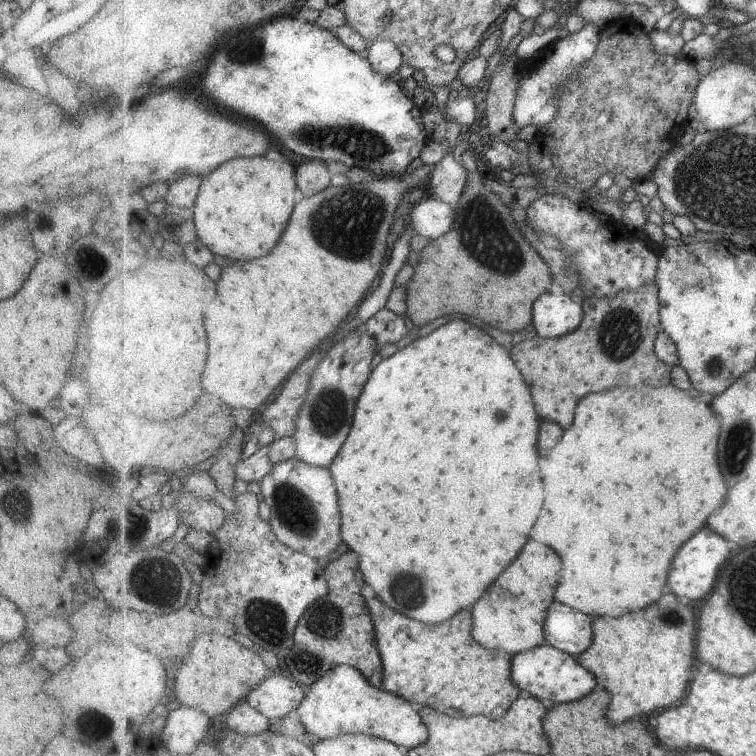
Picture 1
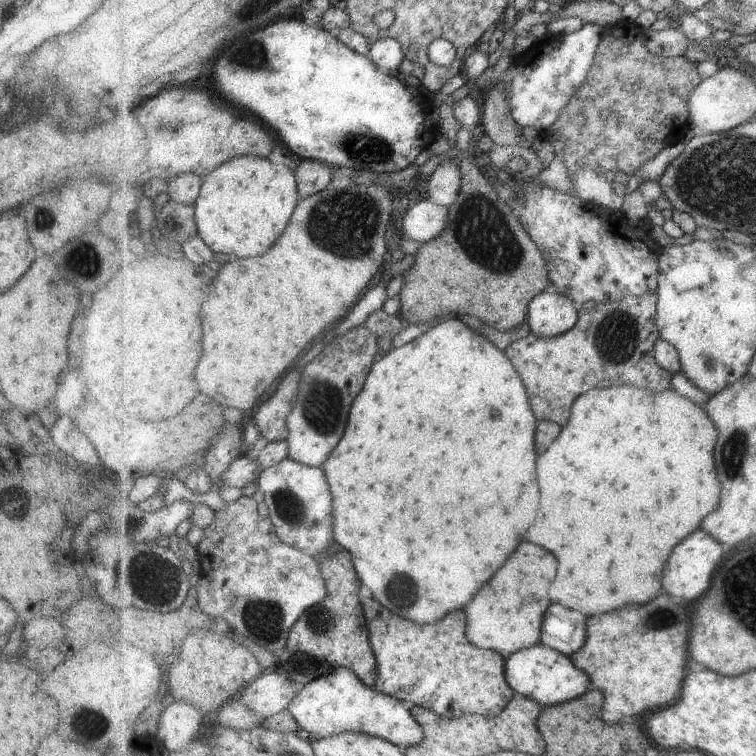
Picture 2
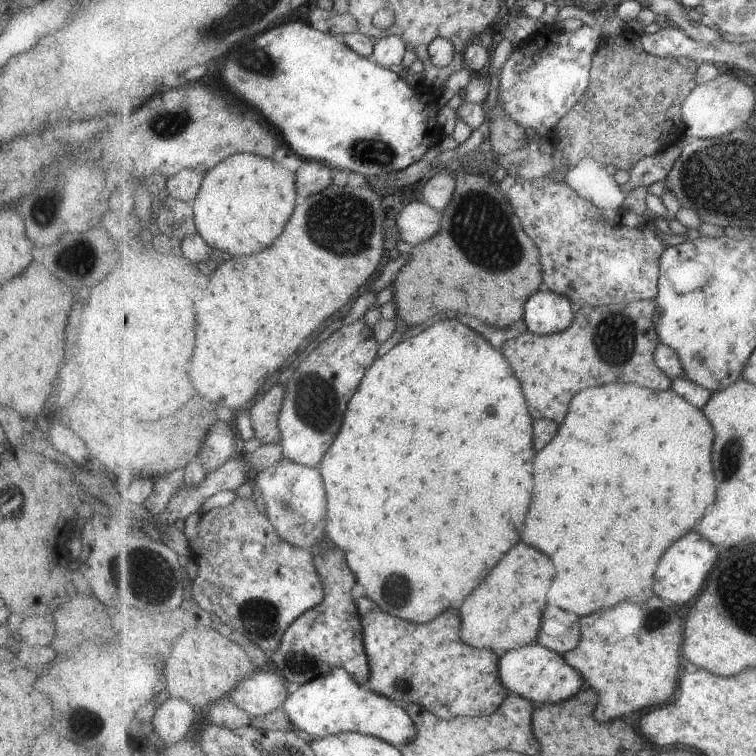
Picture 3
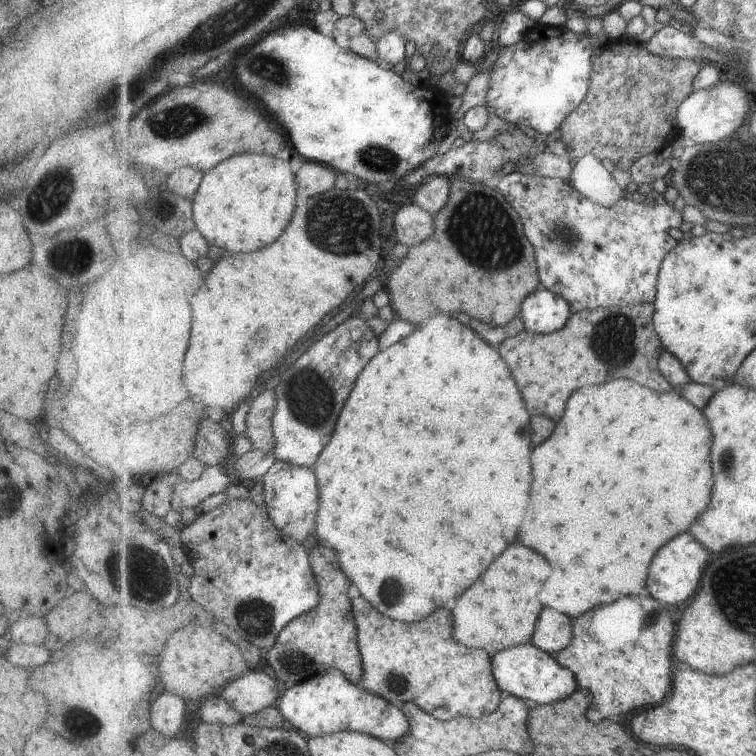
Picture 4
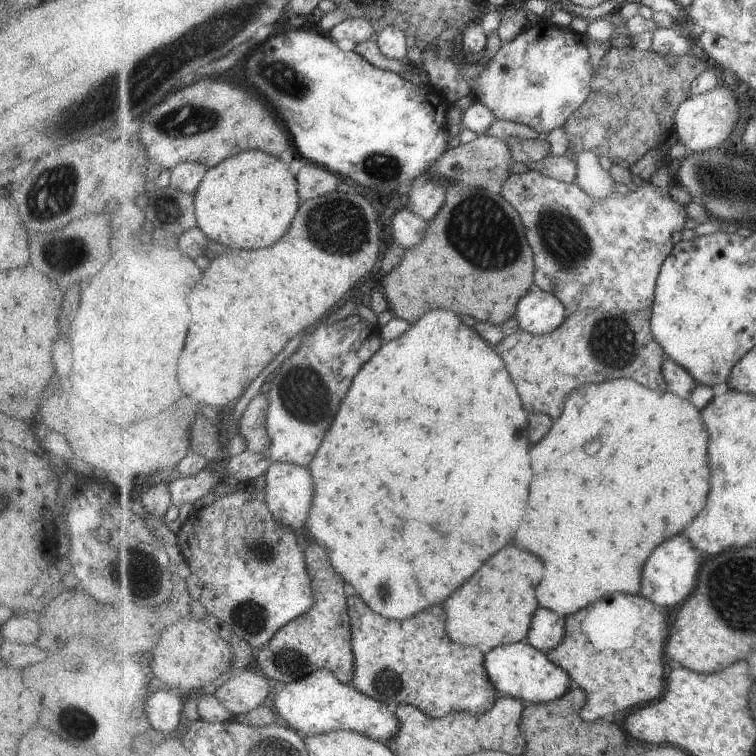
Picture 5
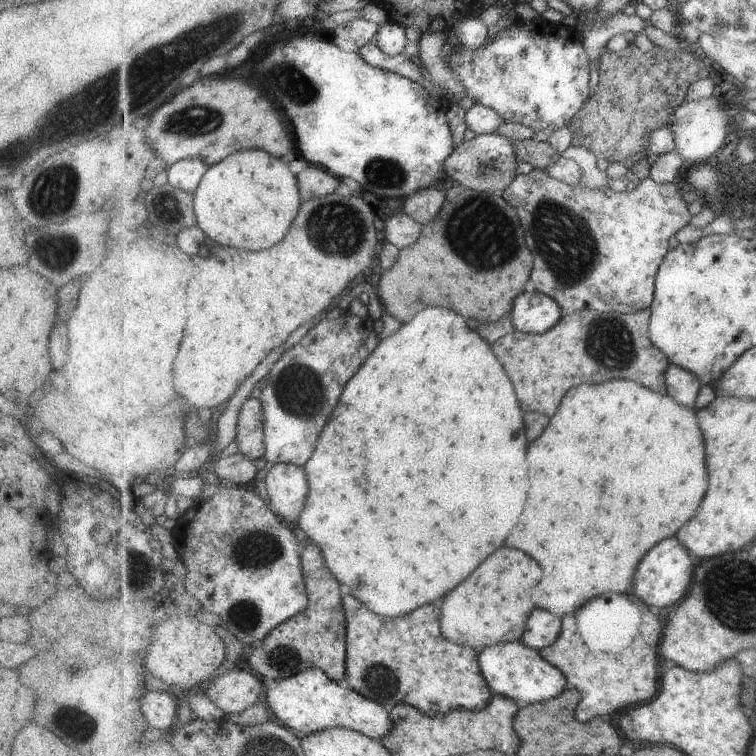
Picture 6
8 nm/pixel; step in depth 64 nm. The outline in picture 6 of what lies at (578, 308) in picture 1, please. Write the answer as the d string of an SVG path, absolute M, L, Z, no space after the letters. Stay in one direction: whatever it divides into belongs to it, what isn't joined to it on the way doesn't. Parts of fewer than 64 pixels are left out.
M532 287L514 300L511 315L517 331L531 334L547 332L564 317L558 300Z

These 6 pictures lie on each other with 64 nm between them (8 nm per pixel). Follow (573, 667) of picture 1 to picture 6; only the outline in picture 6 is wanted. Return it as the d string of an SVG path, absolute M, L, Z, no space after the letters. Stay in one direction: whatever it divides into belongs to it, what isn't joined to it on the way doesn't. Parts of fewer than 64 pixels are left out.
M521 641L497 643L479 653L483 676L492 688L492 692L512 698L521 705L546 701L559 696L565 690L567 677L564 672L543 658L537 649Z

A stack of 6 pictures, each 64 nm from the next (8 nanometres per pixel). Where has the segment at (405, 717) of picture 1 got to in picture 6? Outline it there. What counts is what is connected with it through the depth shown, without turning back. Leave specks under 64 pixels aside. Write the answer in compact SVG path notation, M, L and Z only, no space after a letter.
M309 668L291 678L270 683L264 702L285 725L305 735L343 727L382 741L394 727L388 708L355 689L343 686L323 669Z

